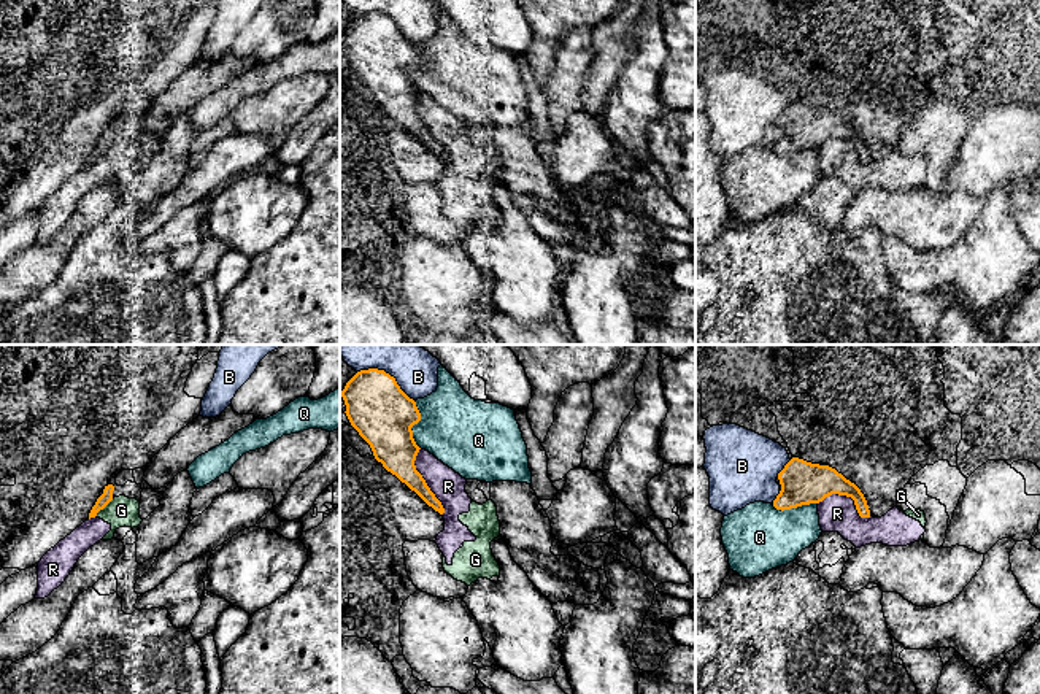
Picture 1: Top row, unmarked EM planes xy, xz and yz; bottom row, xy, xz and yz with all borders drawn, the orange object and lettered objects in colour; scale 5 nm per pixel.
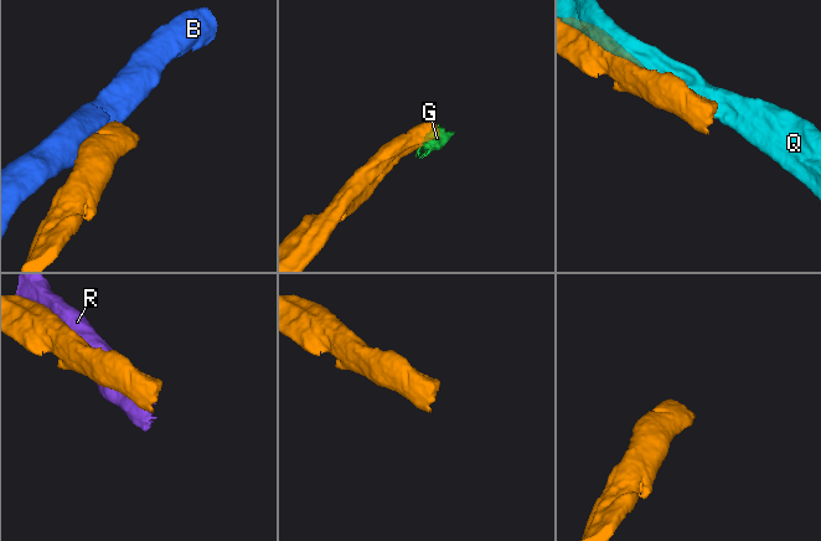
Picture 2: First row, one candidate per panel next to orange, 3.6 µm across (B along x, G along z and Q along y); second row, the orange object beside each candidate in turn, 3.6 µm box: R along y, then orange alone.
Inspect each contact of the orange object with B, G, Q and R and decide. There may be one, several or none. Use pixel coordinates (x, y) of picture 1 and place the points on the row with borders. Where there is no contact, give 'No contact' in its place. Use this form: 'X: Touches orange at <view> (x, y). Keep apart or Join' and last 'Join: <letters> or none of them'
B: Touches orange at xz (388, 373). Keep apart
G: Touches orange at xy (104, 507). Keep apart
Q: Touches orange at xz (415, 423). Keep apart
R: Touches orange at xz (424, 481). Keep apart
Join: none of them

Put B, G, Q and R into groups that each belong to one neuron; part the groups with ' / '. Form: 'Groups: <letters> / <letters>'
Groups: B / G R / Q

